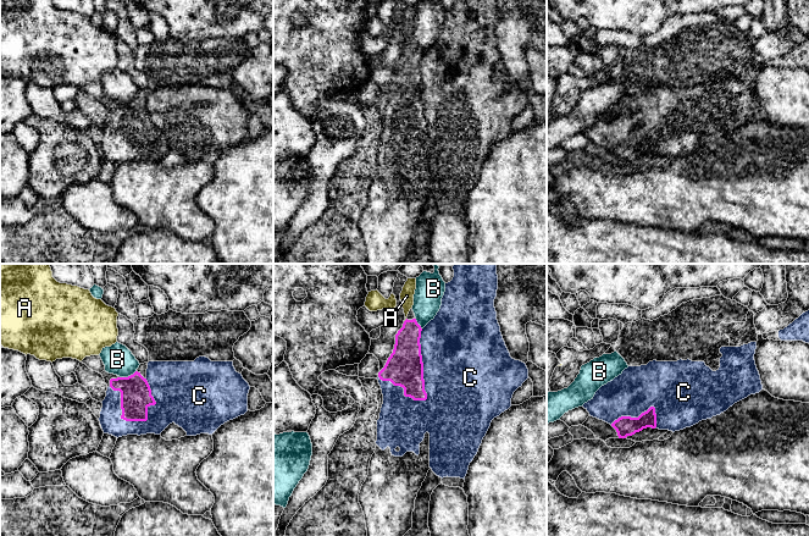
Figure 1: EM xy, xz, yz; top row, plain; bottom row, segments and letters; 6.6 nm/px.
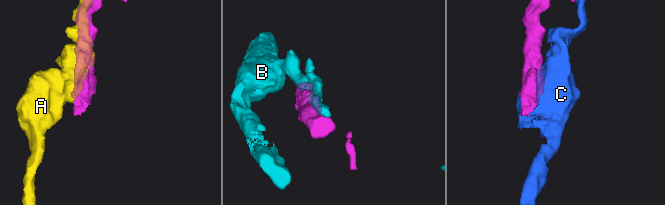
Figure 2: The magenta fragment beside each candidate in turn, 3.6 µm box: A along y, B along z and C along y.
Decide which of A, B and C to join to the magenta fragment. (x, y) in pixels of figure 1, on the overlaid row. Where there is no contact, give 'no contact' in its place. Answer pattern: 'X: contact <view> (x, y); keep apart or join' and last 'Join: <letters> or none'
A: contact xz (405, 320); keep apart
B: contact xy (128, 376); keep apart
C: contact xz (422, 370); keep apart
Join: none

